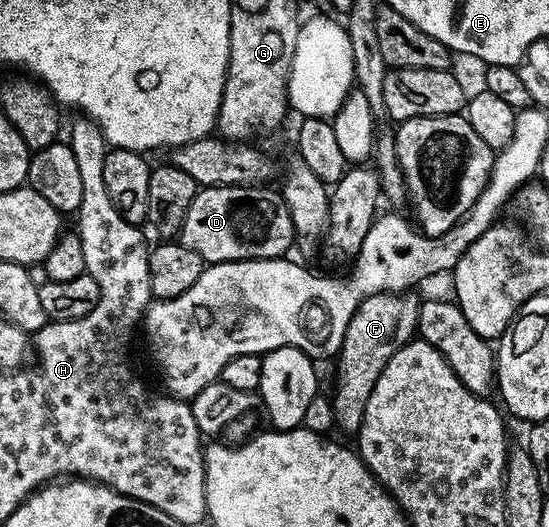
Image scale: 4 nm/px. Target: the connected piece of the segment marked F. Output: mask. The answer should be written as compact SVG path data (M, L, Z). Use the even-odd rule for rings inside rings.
M413 291L381 292L372 294L368 299L362 300L360 306L352 314L342 339L342 348L337 354L338 381L334 384L332 403L334 408L334 422L337 431L357 433L364 418L364 406L368 402L368 394L372 394L372 386L376 386L376 378L380 378L382 371L388 366L388 358L392 354L402 351L402 347L415 339L418 330L419 297L414 297Z

